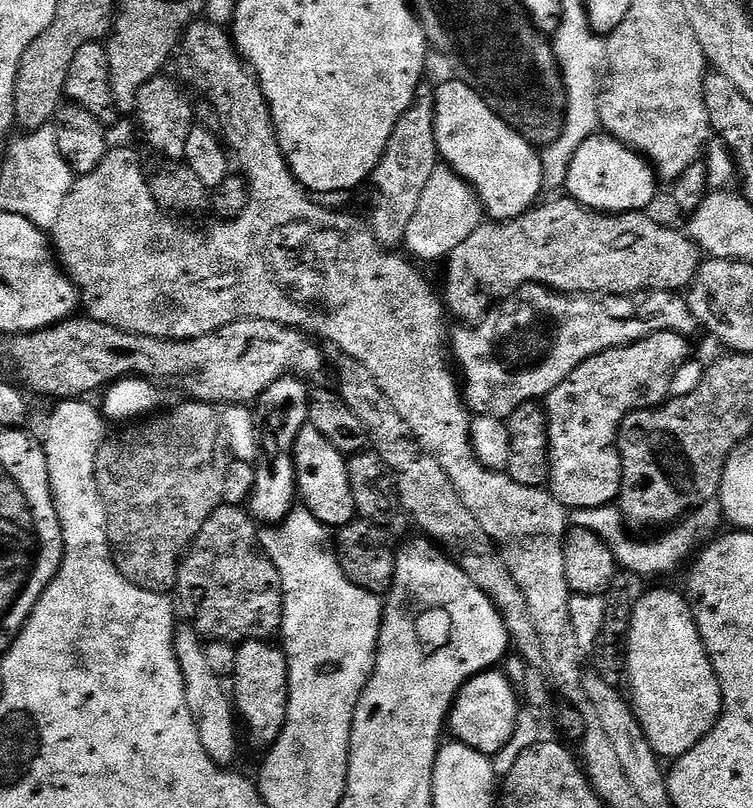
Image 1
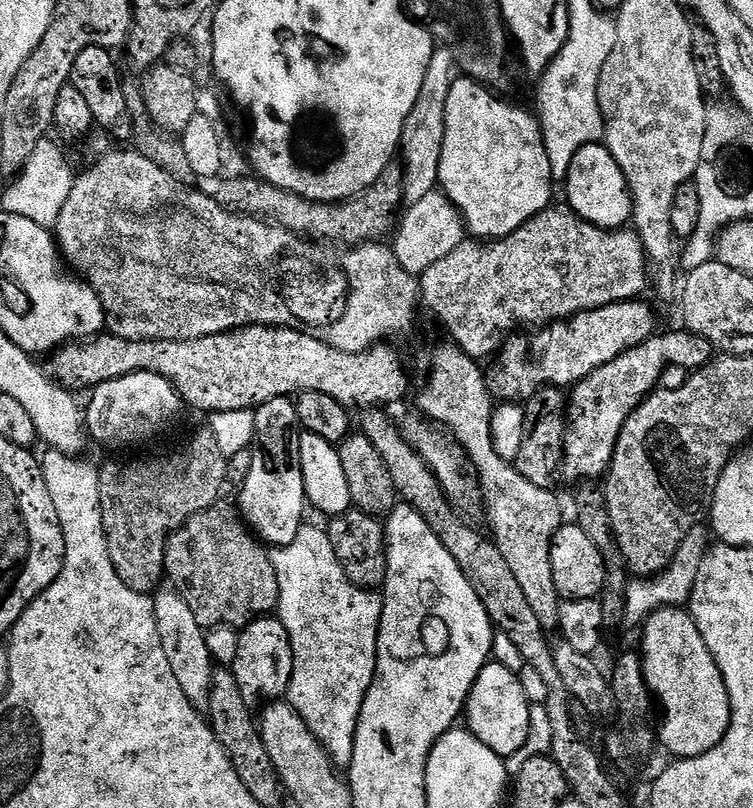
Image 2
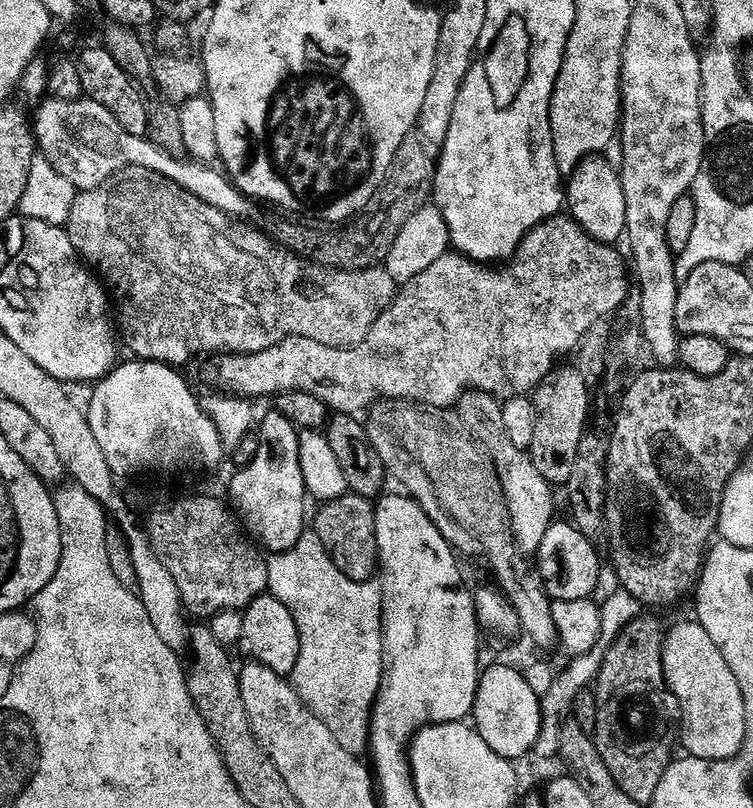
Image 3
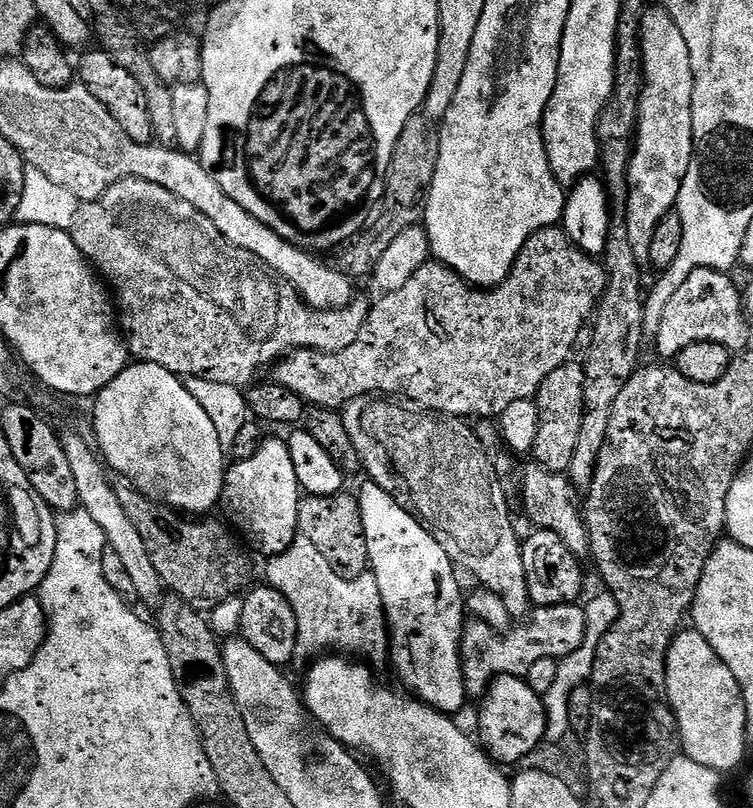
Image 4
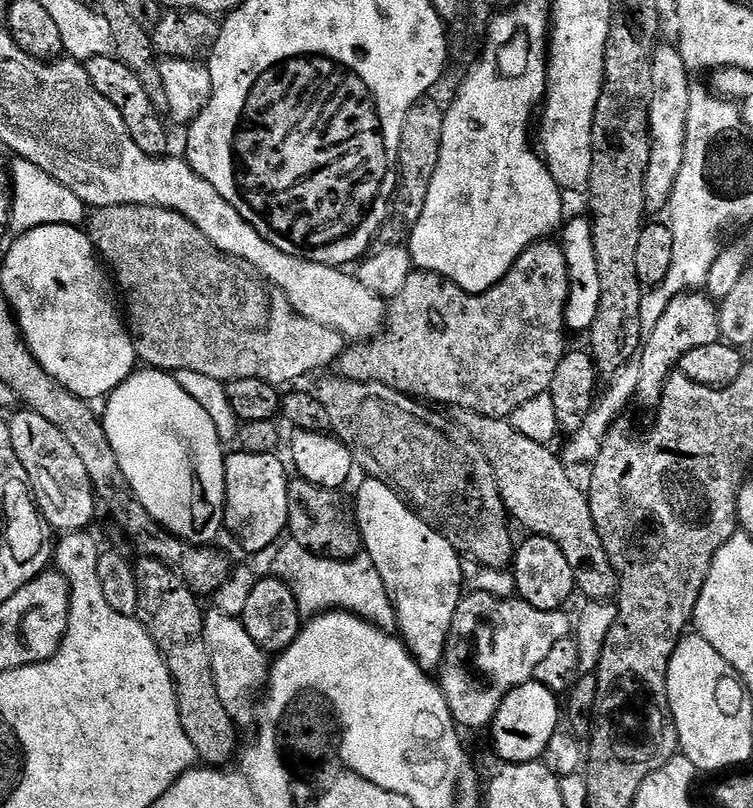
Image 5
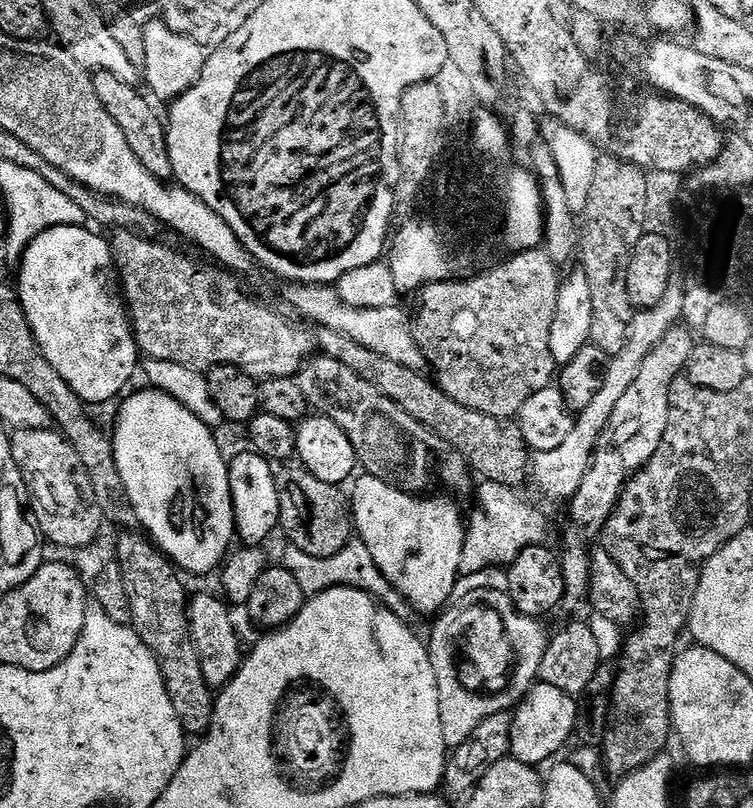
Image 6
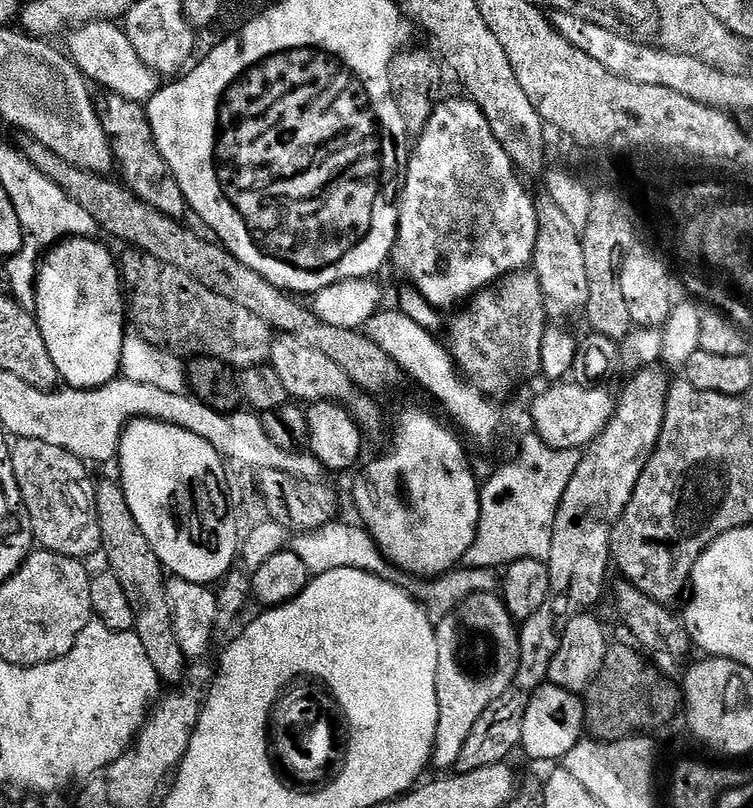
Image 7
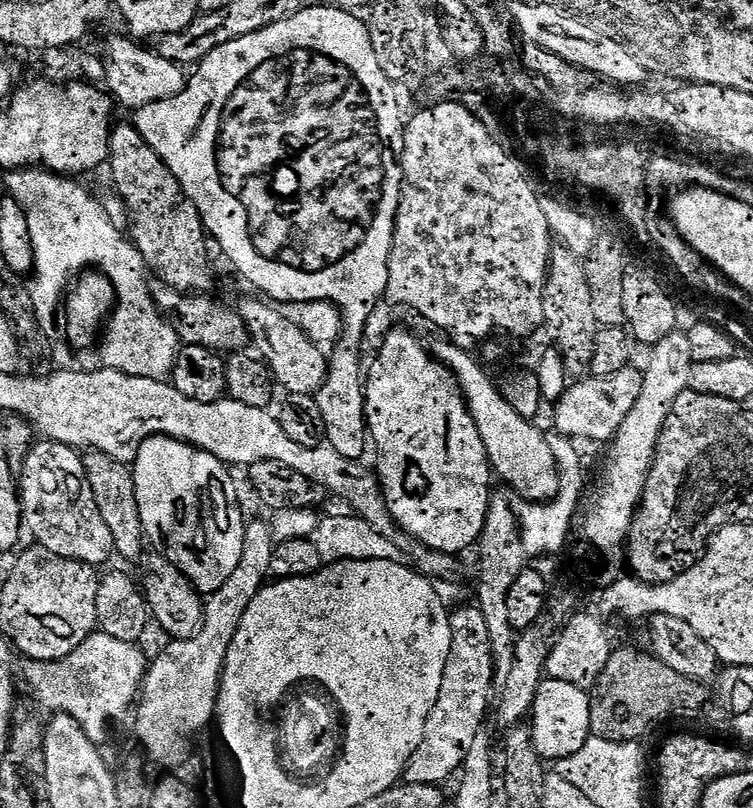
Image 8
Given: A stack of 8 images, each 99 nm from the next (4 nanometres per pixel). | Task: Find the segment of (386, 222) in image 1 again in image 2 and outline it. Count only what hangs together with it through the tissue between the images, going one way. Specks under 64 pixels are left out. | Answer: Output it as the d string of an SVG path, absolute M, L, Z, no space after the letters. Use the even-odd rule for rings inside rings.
M440 46L433 51L418 102L403 128L400 154L405 165L404 200L407 205L426 198L439 185L442 144L445 141L446 101L450 86L456 79L457 68L456 58L450 48Z

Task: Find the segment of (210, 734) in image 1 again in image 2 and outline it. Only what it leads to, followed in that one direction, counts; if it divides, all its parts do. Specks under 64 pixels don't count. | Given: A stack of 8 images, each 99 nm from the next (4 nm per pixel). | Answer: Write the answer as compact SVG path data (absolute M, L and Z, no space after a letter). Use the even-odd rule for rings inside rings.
M160 590L154 596L154 612L156 625L162 638L162 650L166 650L166 658L170 658L170 670L174 670L174 678L182 686L182 692L194 707L207 709L212 693L212 674L214 661L207 645L207 631L194 618L194 610L186 606L186 602L175 590Z

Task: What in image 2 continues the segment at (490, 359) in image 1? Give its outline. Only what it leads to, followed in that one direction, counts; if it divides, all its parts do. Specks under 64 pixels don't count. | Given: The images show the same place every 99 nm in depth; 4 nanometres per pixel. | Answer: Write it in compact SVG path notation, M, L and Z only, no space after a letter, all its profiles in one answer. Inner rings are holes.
M643 299L623 300L610 306L595 308L589 312L579 312L563 322L552 322L541 327L541 332L528 330L525 336L512 334L504 341L504 347L498 353L495 361L496 369L488 376L488 388L493 397L500 402L525 402L543 388L571 389L580 380L586 379L598 366L606 366L606 362L614 362L618 354L626 354L626 350L637 348L652 336L657 335L656 312Z

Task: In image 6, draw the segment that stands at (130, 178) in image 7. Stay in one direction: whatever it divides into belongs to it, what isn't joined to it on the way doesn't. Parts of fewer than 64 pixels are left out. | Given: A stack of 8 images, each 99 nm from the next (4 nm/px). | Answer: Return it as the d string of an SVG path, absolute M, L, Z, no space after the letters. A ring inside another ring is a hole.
M97 72L92 76L92 85L94 94L98 94L98 102L102 102L102 106L106 106L106 114L110 114L110 118L114 118L114 122L118 122L122 134L126 136L126 142L130 144L130 150L134 150L134 158L138 158L138 162L150 174L154 174L154 178L165 182L171 181L173 175L168 149L168 129L161 113L159 116L152 109L153 101L147 95L144 97L139 92L141 89L137 85L122 82L122 78L114 78L114 74Z

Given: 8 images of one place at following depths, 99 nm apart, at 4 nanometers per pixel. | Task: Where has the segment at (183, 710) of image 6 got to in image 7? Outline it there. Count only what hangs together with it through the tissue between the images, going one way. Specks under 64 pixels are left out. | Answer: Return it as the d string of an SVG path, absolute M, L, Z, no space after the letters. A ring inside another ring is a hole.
M115 479L112 480L99 481L96 484L96 509L98 526L102 530L102 552L103 555L108 555L107 567L115 572L118 582L122 582L122 590L126 590L126 598L130 598L136 615L134 631L138 638L142 638L142 646L146 646L146 658L150 658L161 681L176 680L184 672L186 657L178 646L178 638L172 633L172 618L165 588L166 569L142 534L138 522L134 522L134 514L130 514L123 487Z

